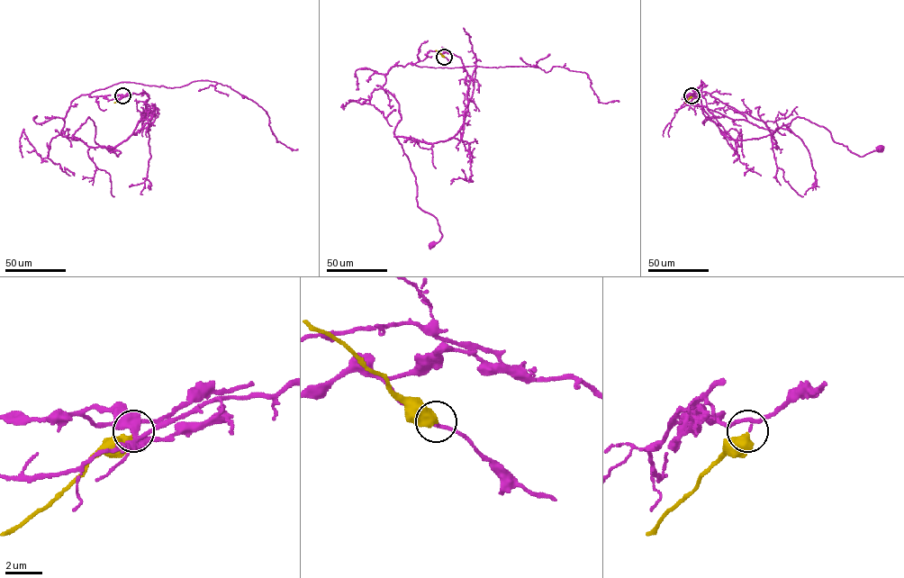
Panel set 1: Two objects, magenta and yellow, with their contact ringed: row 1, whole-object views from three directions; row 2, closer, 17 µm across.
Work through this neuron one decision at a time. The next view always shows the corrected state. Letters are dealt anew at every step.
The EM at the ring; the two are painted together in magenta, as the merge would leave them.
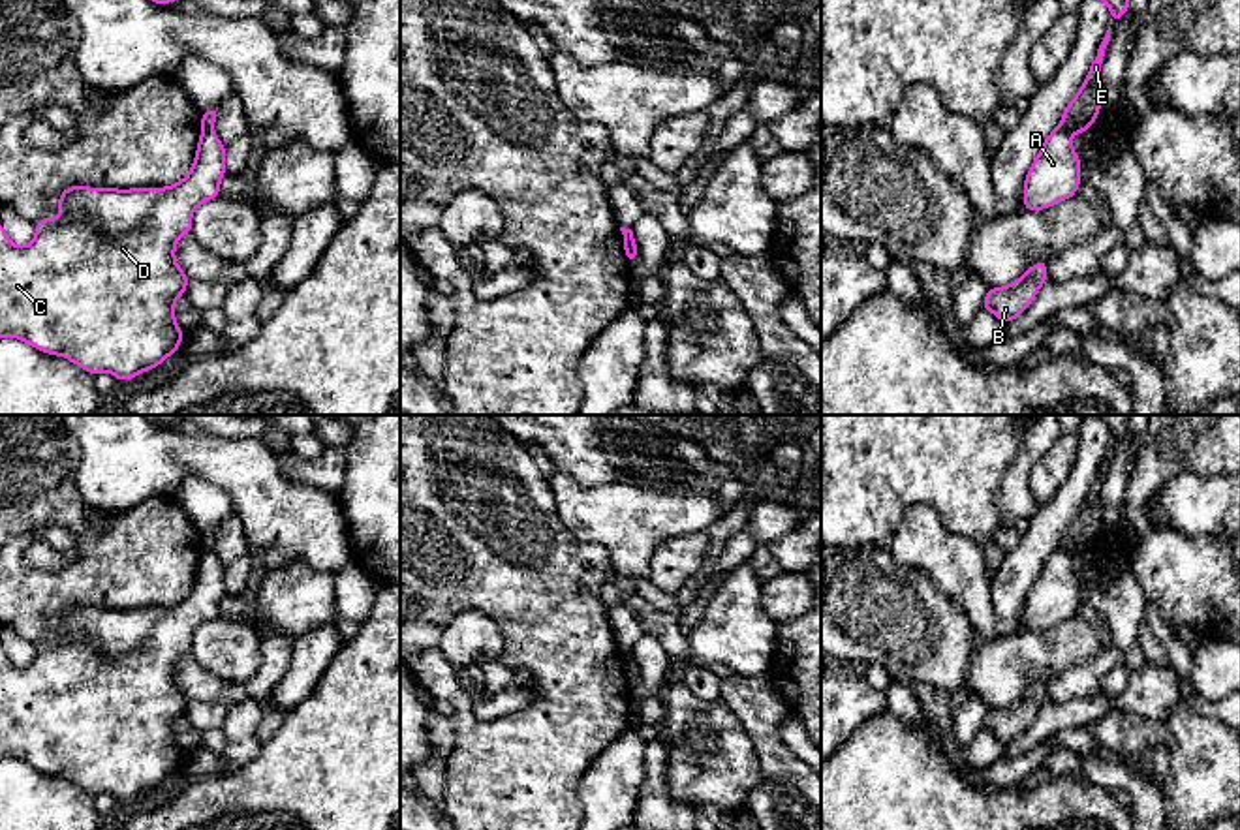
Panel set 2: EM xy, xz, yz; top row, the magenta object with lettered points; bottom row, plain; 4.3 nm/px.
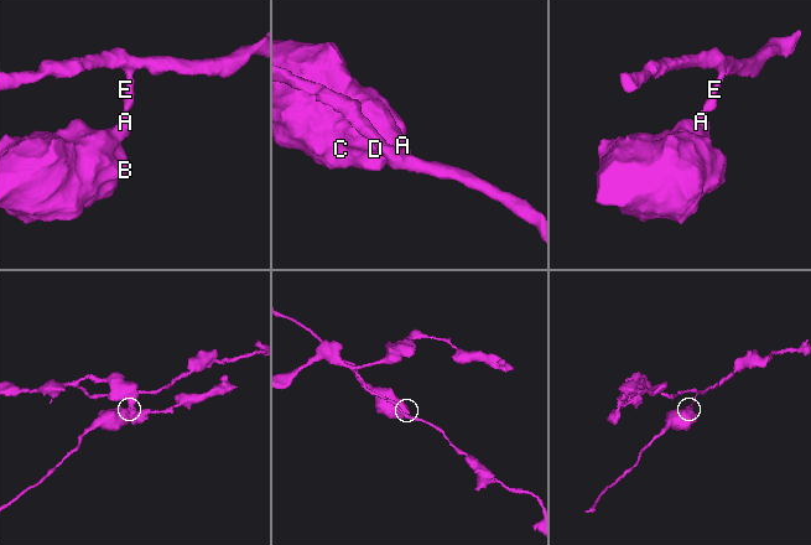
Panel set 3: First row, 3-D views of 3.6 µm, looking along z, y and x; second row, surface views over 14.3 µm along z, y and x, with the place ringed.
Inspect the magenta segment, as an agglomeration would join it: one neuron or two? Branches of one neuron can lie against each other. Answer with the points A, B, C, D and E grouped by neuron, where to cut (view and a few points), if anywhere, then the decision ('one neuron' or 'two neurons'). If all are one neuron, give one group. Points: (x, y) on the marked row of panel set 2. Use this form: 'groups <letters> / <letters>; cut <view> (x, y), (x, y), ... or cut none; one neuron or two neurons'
groups A B C D / E; cut yz (1060, 124), (1071, 134); two neurons

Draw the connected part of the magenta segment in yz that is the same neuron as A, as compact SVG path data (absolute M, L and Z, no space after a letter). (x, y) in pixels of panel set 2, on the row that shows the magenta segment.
M1058 126L1045 139L1024 178L1022 210L1043 210L1077 195L1082 182L1080 167L1082 161L1073 150L1071 133Z

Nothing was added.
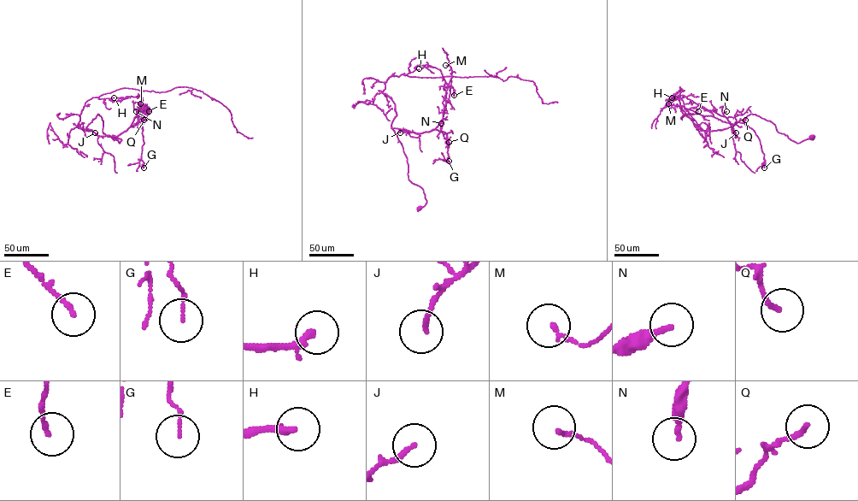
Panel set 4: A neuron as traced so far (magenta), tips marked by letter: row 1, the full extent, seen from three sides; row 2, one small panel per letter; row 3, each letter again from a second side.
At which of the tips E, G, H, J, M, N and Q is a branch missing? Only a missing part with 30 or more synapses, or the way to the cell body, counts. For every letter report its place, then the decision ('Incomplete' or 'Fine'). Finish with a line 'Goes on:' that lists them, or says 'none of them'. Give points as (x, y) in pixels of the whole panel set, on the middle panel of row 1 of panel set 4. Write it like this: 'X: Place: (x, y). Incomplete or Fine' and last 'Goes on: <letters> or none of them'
E: Place: (454, 95). Fine
G: Place: (449, 161). Fine
H: Place: (419, 68). Fine
J: Place: (400, 132). Fine
M: Place: (445, 65). Fine
N: Place: (441, 123). Incomplete
Q: Place: (449, 142). Fine
Goes on: N

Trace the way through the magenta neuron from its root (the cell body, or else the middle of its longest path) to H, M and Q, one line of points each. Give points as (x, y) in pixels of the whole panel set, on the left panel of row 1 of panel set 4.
H: (113, 137), (103, 133), (98, 114), (86, 127), (90, 131), (77, 124), (87, 101), (114, 97)
M: (113, 137), (103, 133), (98, 114), (86, 127), (118, 136), (143, 114), (147, 105), (140, 103)
Q: (113, 137), (103, 133), (98, 114), (86, 127), (98, 135), (118, 136), (143, 120)

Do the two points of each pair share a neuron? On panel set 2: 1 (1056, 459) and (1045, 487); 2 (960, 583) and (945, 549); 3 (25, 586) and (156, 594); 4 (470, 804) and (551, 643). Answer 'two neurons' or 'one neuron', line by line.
1: one neuron
2: one neuron
3: one neuron
4: one neuron

